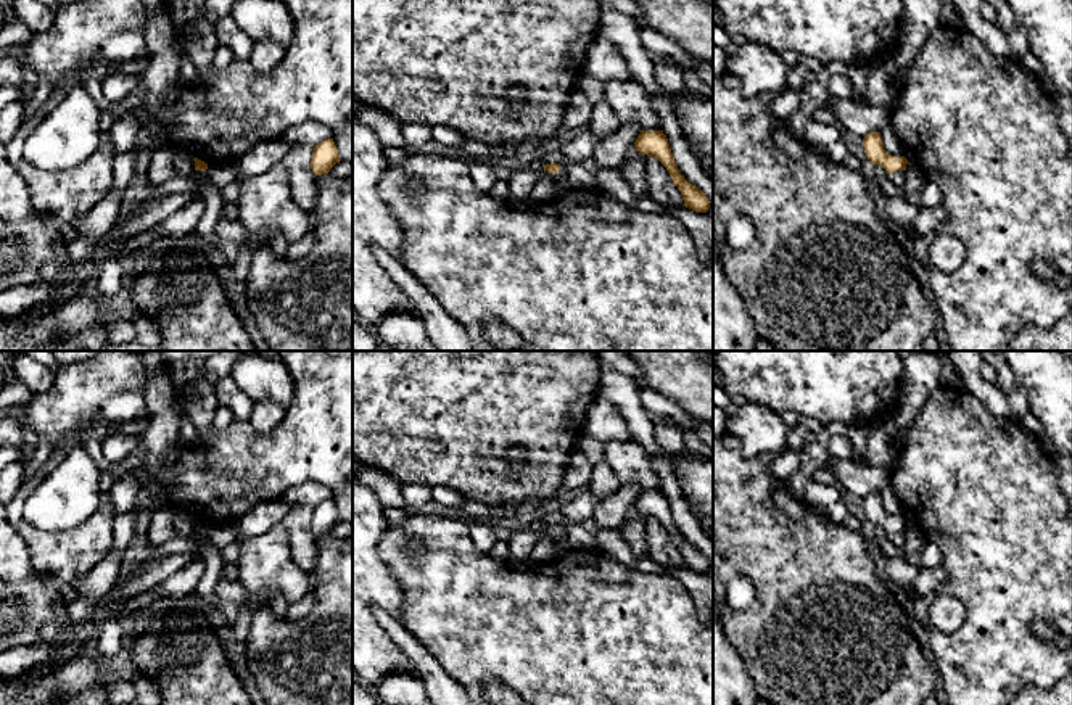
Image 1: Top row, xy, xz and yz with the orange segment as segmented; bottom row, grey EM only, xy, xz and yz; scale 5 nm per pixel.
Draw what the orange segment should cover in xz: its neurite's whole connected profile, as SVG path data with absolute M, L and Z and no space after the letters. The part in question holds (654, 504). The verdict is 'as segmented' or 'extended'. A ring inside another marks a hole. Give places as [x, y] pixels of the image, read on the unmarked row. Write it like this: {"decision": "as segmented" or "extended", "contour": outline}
{"decision": "as segmented", "contour": "M642 491L634 502L636 512L657 518L679 549L684 567L695 573L707 573L710 562L702 550L687 542L676 526L670 504L663 491Z"}

